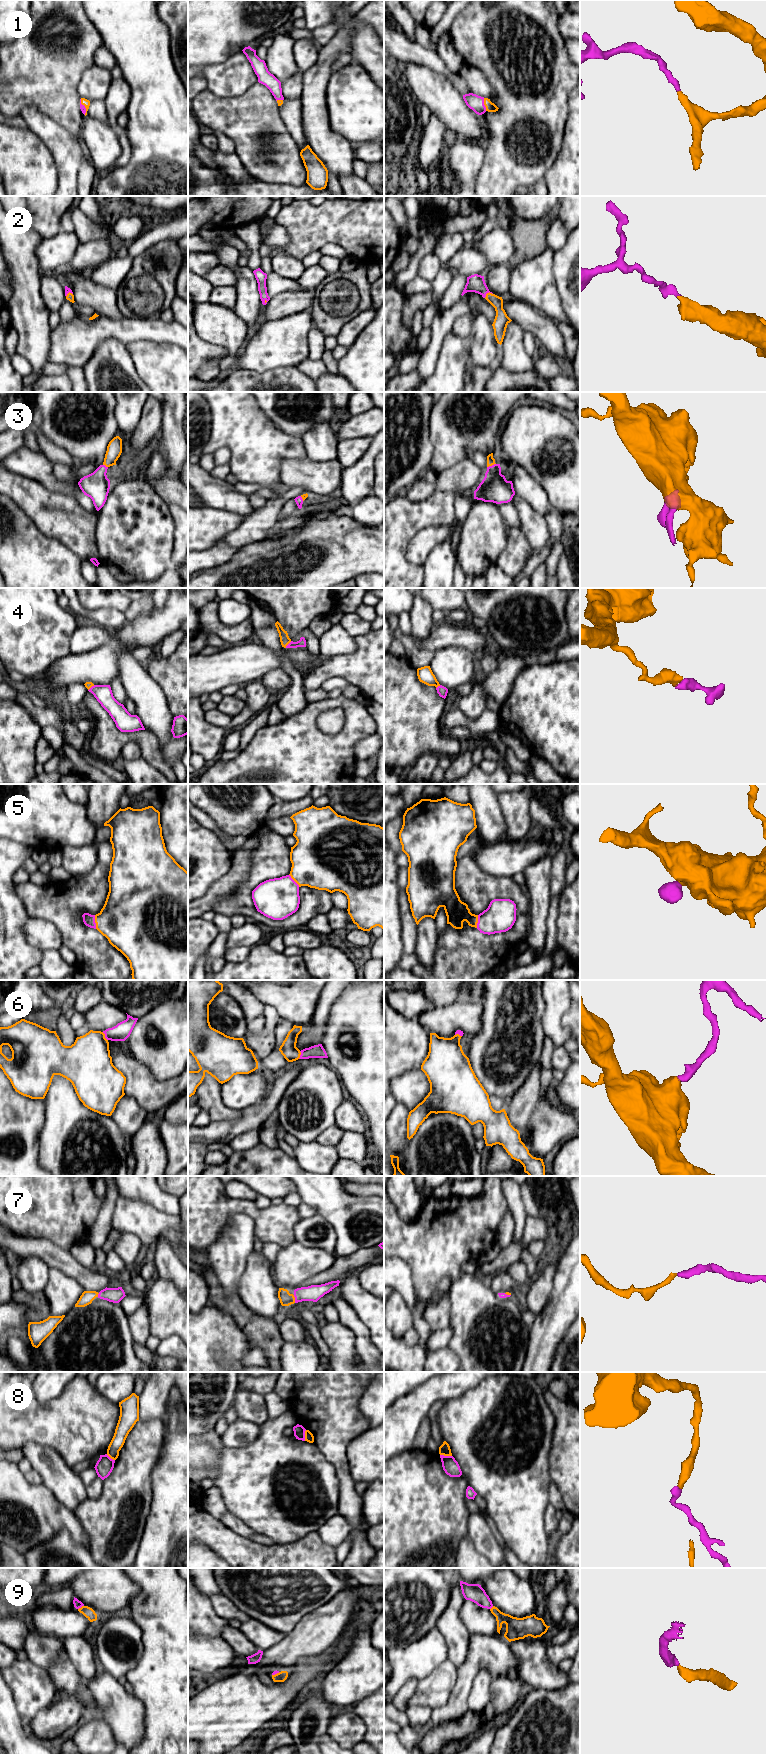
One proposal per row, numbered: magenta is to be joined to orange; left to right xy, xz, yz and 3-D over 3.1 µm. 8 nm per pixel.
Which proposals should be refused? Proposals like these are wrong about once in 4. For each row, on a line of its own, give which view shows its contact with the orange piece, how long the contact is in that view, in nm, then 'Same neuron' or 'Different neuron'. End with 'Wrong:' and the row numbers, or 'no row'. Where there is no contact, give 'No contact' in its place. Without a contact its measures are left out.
1: Touches orange in yz. Shared border 110 nm. Same neuron
2: Touches orange in yz. Shared border 80 nm. Same neuron
3: Touches orange in yz. Shared border 80 nm. Same neuron
4: Touches orange in xz. Shared border 80 nm. Same neuron
5: Touches orange in xy. Shared border 110 nm. Same neuron
6: Touches orange in xy. Shared border 80 nm. Same neuron
7: Touches orange in xz. Shared border 70 nm. Same neuron
8: Touches orange in yz. Shared border 100 nm. Different neuron
9: Touches orange in xy. Shared border 60 nm. Same neuron
Wrong: 8

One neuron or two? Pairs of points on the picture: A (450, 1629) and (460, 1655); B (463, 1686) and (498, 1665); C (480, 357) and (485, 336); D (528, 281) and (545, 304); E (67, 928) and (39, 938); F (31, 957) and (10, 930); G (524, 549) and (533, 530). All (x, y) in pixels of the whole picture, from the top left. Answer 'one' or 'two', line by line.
A: one
B: one
C: one
D: one
E: two
F: one
G: two

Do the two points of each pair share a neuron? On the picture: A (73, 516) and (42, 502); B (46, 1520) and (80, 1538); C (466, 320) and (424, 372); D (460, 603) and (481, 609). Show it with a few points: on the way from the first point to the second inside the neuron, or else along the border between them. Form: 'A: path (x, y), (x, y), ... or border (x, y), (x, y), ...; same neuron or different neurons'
A: path (65, 516), (57, 516), (50, 510); same neuron
B: path (55, 1520), (64, 1520), (73, 1529); same neuron
C: border (467, 313), (459, 316), (450, 330); different neurons
D: border (466, 598), (464, 607), (453, 609), (447, 615); different neurons

